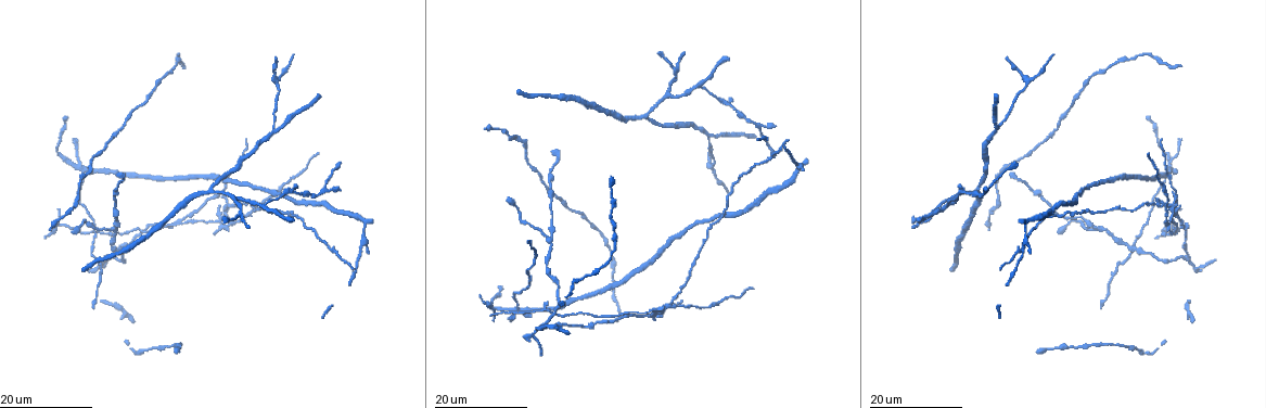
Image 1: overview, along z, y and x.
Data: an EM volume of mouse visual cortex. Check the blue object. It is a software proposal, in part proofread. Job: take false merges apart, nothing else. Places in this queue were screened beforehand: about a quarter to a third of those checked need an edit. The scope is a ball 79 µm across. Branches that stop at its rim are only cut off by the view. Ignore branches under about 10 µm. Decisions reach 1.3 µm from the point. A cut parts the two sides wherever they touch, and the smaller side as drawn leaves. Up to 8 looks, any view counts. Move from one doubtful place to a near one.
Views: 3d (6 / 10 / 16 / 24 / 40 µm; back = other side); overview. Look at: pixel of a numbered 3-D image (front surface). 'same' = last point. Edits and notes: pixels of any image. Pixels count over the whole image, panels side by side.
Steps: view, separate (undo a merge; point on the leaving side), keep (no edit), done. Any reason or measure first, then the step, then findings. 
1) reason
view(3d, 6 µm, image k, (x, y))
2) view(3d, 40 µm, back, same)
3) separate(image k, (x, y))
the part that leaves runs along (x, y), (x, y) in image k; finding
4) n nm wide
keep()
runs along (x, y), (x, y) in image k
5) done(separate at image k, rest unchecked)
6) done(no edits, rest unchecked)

thick turns thin
view(3d, 16 µm, image 1, (551, 197))

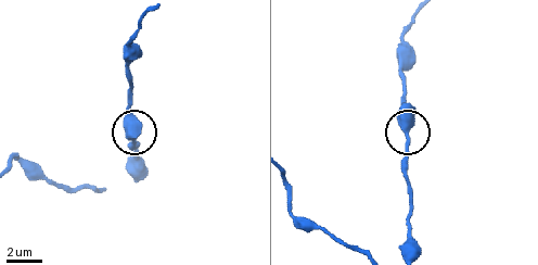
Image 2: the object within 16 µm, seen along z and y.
view(3d, 6 µm, image 2, (406, 134))

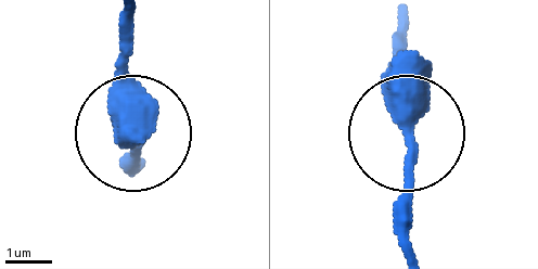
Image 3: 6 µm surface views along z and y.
360 nm wide
keep()
runs along (408, 241), (396, 35) in image 3; continuous, no second cell

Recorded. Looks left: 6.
a narrow waist
view(3d, 16 µm, image 1, (1117, 266))

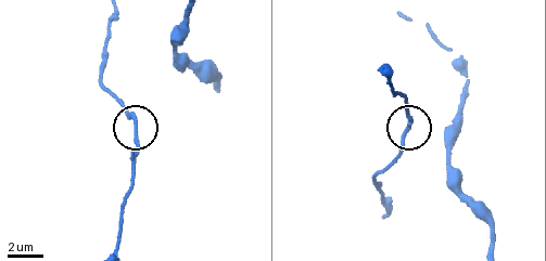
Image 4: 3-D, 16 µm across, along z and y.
view(3d, 6 µm, image 4, (135, 130))

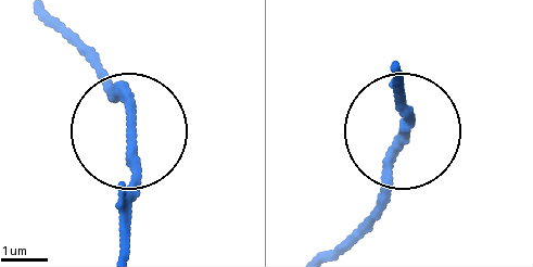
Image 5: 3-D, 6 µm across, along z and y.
keep()
runs along (60, 22), (103, 68), (130, 127), (130, 243) in image 5; all the same cell

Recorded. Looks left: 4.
view(3d, 16 µm, image 1, (81, 172))

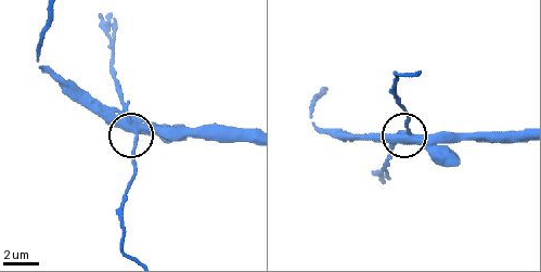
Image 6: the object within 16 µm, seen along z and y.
view(3d, 6 µm, image 6, (133, 131))

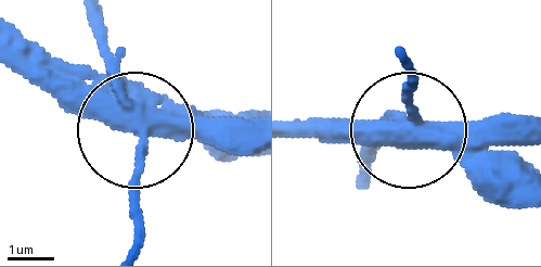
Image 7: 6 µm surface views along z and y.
keep()
runs along (249, 138), (121, 123), (43, 49) in image 7; continuous, no second cell

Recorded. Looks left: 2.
three-way junction
view(3d, 16 µm, image 1, (552, 239))

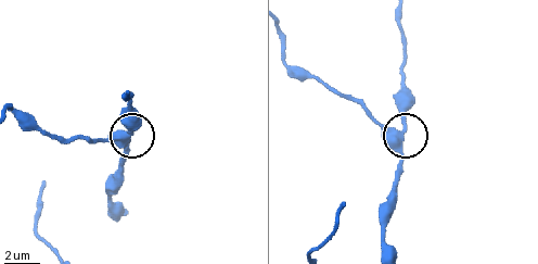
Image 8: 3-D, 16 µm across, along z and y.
view(3d, 10 µm, image 8, (124, 136))

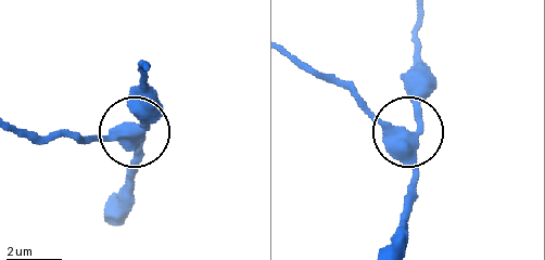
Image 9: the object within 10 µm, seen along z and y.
3 arms
keep()
runs along (387, 247), (406, 198), (413, 150), (403, 130), (352, 89) in image 9; one cell here

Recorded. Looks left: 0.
done(no edits, rest unchecked)

